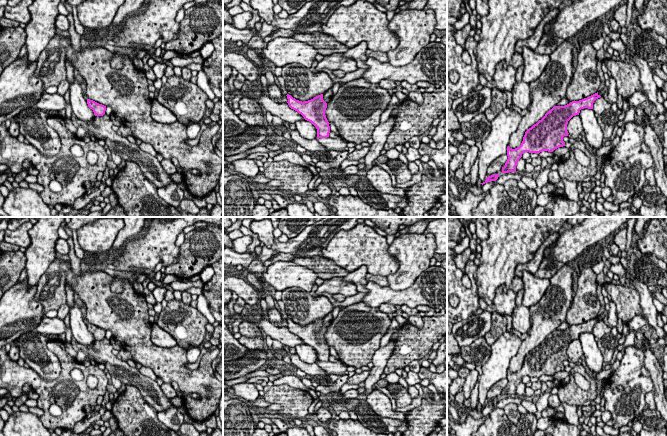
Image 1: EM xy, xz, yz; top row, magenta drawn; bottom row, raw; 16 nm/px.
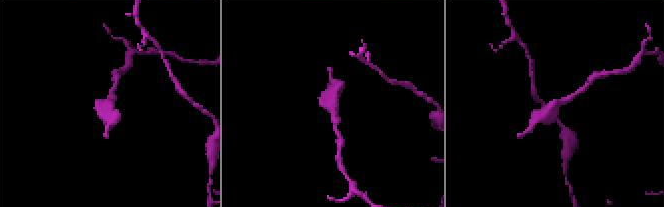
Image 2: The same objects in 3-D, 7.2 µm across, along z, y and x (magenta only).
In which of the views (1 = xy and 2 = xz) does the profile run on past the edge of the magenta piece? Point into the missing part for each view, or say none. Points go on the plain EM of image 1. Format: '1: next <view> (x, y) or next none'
1: next none
2: next none

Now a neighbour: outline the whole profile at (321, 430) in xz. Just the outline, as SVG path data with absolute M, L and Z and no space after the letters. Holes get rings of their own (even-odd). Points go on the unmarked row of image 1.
M319 423L318 426L314 427L315 436L330 436L329 430L324 424Z

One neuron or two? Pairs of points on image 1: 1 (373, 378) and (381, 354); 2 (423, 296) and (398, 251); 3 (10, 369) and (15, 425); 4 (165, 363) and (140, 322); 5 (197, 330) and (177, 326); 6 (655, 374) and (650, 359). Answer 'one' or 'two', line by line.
1: one
2: two
3: two
4: one
5: one
6: one

